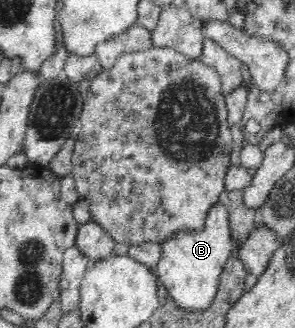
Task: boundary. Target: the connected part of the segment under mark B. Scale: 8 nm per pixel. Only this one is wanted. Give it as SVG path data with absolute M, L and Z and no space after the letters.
M220 201L214 202L207 209L205 222L199 230L180 228L161 241L156 277L178 306L186 310L203 310L210 305L217 290L220 272L230 255L236 253L229 221L226 206Z

